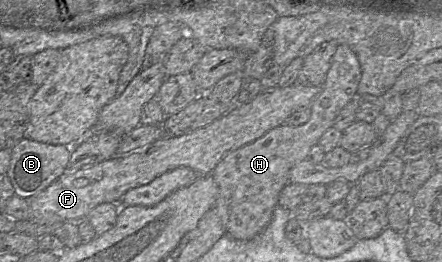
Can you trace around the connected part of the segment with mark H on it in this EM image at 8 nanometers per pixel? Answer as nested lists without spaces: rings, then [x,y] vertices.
[[[339,44],[332,56],[321,91],[310,106],[309,120],[300,126],[280,125],[254,142],[227,153],[211,173],[218,188],[214,208],[226,228],[226,234],[237,240],[250,240],[270,224],[278,197],[288,184],[291,169],[306,159],[310,149],[331,127],[339,112],[357,95],[361,68],[356,54]]]

